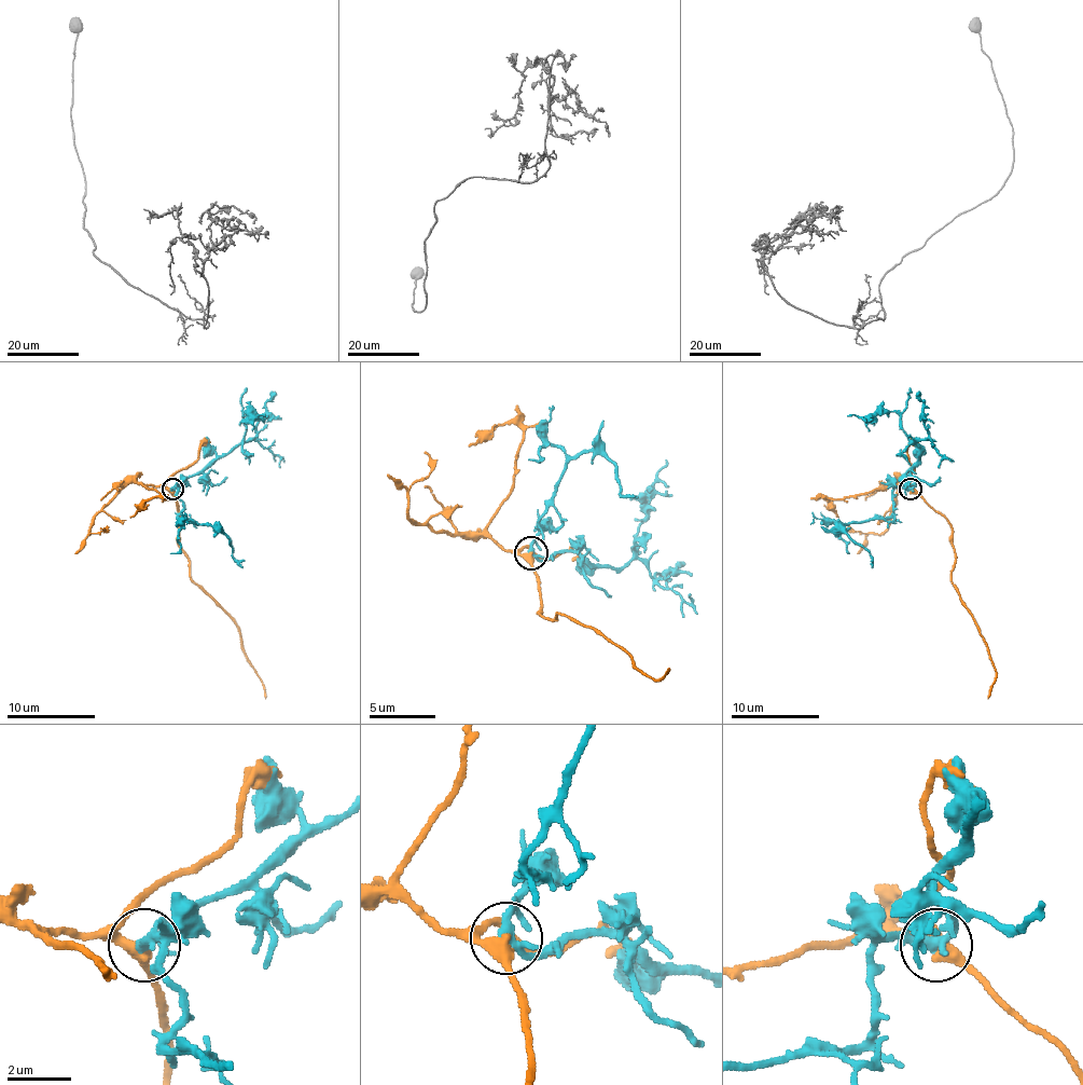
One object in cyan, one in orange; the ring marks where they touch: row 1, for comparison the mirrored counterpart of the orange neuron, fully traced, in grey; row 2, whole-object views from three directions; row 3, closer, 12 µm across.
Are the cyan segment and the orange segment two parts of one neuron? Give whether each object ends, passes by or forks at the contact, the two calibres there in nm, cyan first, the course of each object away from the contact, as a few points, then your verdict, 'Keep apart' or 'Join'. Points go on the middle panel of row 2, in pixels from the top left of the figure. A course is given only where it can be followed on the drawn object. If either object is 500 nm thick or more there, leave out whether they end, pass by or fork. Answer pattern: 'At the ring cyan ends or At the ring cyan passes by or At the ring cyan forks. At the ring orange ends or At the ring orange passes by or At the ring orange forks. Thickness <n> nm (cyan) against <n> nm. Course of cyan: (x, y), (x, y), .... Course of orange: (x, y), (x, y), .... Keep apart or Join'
At the ring cyan forks. At the ring orange passes by. Thickness 240 nm (cyan) against 360 nm. Course of cyan: (530, 552), (540, 559), (580, 552), (596, 565), (619, 568), (635, 552), (655, 474), (668, 461). Course of orange: (530, 552), (540, 595), (540, 615), (553, 618), (569, 615), (619, 647), (652, 681), (665, 674), (668, 668). Keep apart

